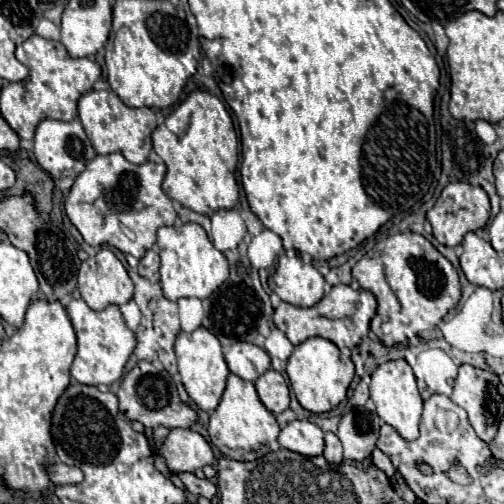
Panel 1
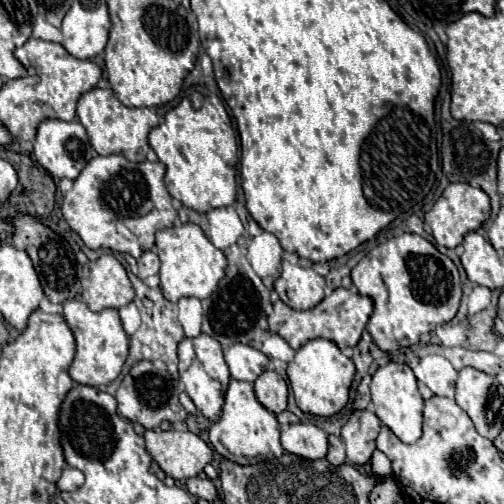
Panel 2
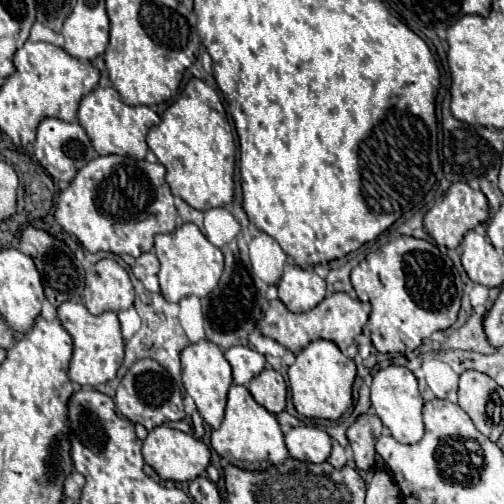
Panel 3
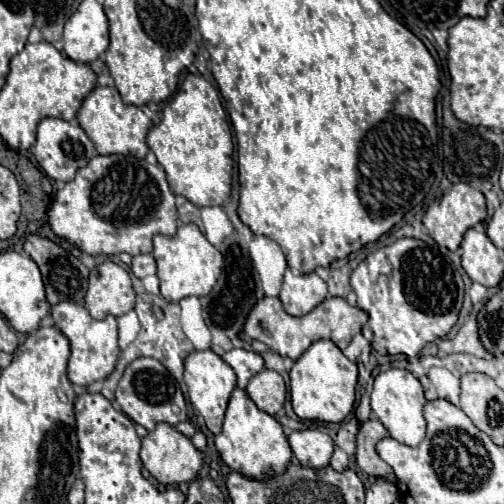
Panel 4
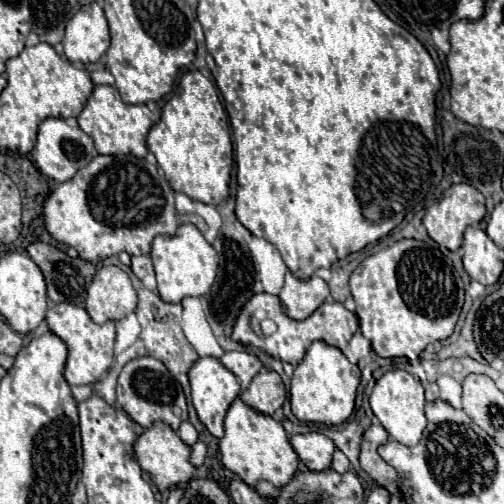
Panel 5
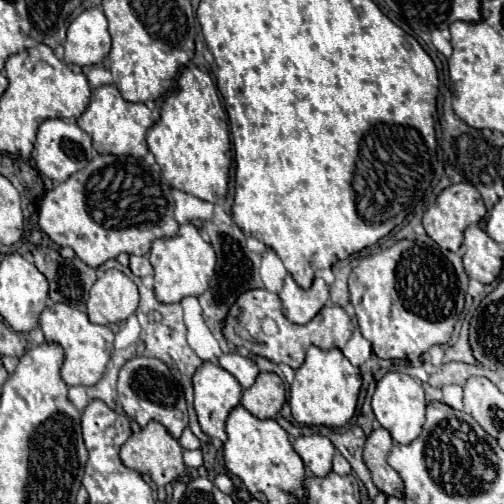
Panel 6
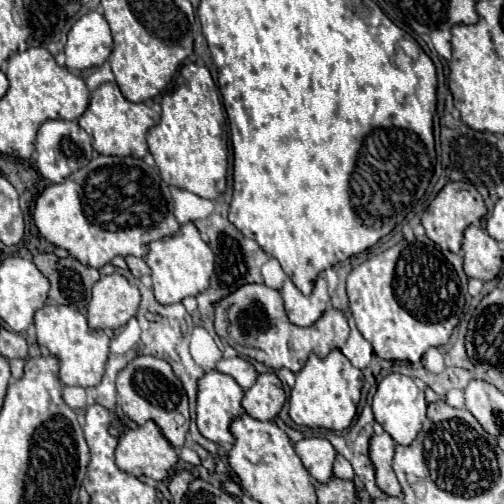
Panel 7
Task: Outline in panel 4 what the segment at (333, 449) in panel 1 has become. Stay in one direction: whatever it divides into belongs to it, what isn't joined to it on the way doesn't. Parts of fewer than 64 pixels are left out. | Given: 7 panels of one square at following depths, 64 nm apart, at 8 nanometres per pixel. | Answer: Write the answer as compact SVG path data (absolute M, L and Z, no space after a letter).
M334 448L334 454L332 454L332 460L330 460L330 466L334 468L334 470L338 470L338 472L342 472L346 466L348 466L348 456L346 456L346 452L342 450L342 448Z

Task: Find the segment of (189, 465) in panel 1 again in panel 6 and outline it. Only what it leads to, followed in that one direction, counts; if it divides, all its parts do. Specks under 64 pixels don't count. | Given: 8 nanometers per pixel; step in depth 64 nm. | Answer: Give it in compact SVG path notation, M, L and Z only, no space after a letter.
M150 422L146 428L142 428L138 434L132 434L128 442L120 450L120 458L128 468L138 470L140 474L150 474L152 482L156 484L158 500L166 502L166 484L172 484L180 478L186 478L186 464L182 460L182 446L180 442L160 424Z

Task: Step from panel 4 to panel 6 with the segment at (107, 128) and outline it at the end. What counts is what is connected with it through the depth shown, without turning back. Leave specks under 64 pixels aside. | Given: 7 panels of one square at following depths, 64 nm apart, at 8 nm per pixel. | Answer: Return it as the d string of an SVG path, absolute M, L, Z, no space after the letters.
M114 84L92 90L90 104L84 110L84 114L78 118L78 126L86 134L90 134L98 154L114 154L114 156L126 154L134 158L144 158L148 154L146 132L152 124L154 120L152 120L152 112L148 110L148 106L126 102Z

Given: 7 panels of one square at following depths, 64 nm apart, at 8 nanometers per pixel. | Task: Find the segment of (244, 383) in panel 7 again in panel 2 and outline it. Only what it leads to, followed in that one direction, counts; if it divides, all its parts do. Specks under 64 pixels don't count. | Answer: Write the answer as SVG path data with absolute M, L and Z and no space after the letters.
M234 344L224 352L224 358L232 378L246 382L254 382L268 366L268 356L246 344Z

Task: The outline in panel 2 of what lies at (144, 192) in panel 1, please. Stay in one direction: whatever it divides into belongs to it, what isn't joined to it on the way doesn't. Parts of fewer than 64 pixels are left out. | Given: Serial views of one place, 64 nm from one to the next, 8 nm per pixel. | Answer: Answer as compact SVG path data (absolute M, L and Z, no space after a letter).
M122 154L92 158L74 188L64 196L62 216L92 250L108 248L138 258L154 246L154 234L170 228L176 220L172 196L164 186L166 166L162 162L130 162Z

